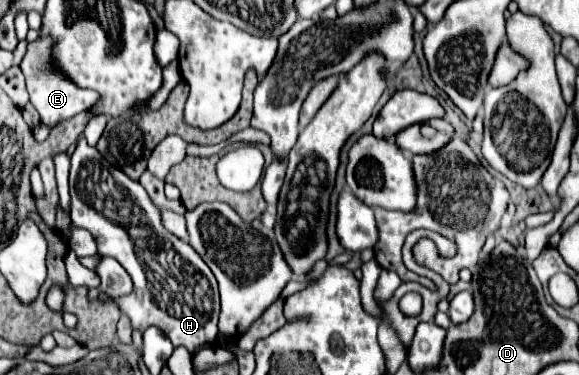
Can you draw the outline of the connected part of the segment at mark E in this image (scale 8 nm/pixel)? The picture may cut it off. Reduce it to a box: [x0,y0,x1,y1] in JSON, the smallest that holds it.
[21,38,97,128]

